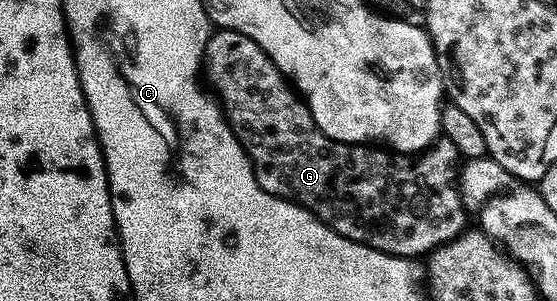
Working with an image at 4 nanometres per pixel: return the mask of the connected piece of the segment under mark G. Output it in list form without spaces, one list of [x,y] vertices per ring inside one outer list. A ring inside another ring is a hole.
[[[220,29],[208,38],[202,75],[252,162],[258,185],[266,189],[266,193],[274,193],[305,207],[327,227],[342,233],[342,237],[350,241],[407,259],[427,256],[465,230],[466,212],[460,196],[462,157],[458,149],[454,149],[454,141],[441,137],[427,151],[413,157],[376,145],[339,143],[326,137],[318,129],[308,104],[284,78],[274,61],[270,61],[254,40],[237,31]]]

